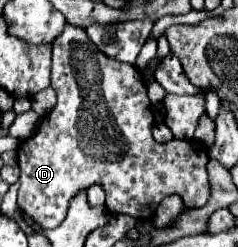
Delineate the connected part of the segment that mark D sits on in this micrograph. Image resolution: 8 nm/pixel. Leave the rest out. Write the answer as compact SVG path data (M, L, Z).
M66 25L62 35L52 43L52 87L58 93L58 103L44 117L40 129L20 143L16 149L20 167L20 189L18 207L34 219L42 229L58 227L70 207L70 199L78 191L90 185L102 185L106 193L106 209L112 215L126 213L140 221L150 221L158 203L168 195L180 195L184 207L204 207L210 197L210 183L206 173L208 153L194 141L156 143L150 135L154 115L152 105L146 95L146 83L142 73L134 65L126 65L106 57L90 43L86 31L74 25Z

